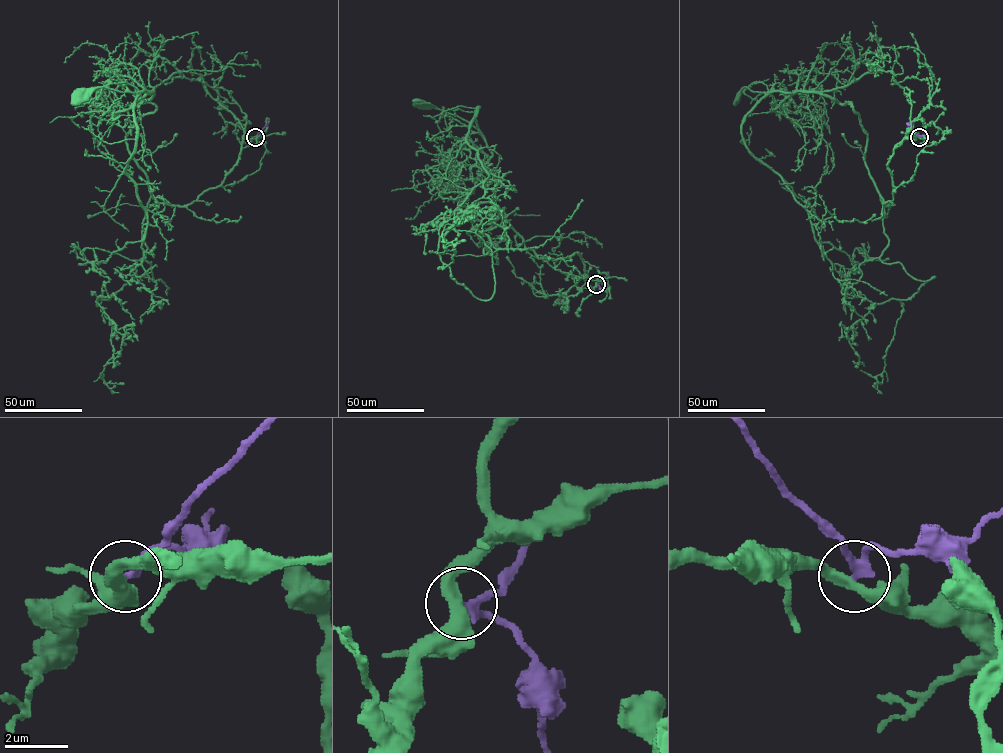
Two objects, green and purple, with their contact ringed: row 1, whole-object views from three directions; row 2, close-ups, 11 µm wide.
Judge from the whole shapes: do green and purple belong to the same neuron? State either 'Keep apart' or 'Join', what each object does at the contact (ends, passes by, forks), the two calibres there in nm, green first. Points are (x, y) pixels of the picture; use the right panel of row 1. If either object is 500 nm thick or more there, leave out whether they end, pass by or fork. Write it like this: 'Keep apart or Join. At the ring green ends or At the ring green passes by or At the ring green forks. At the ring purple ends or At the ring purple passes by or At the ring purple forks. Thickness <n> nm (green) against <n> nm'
Keep apart. At the ring green passes by. At the ring purple passes by. Thickness 380 nm (green) against 220 nm

